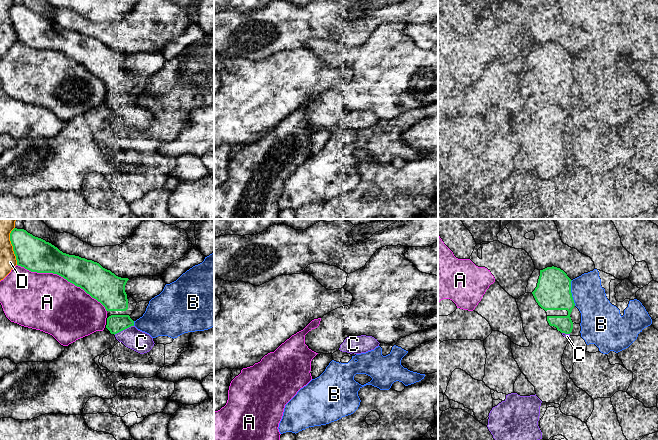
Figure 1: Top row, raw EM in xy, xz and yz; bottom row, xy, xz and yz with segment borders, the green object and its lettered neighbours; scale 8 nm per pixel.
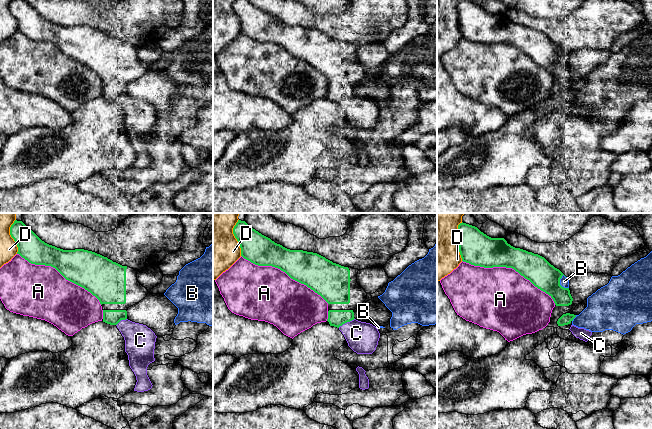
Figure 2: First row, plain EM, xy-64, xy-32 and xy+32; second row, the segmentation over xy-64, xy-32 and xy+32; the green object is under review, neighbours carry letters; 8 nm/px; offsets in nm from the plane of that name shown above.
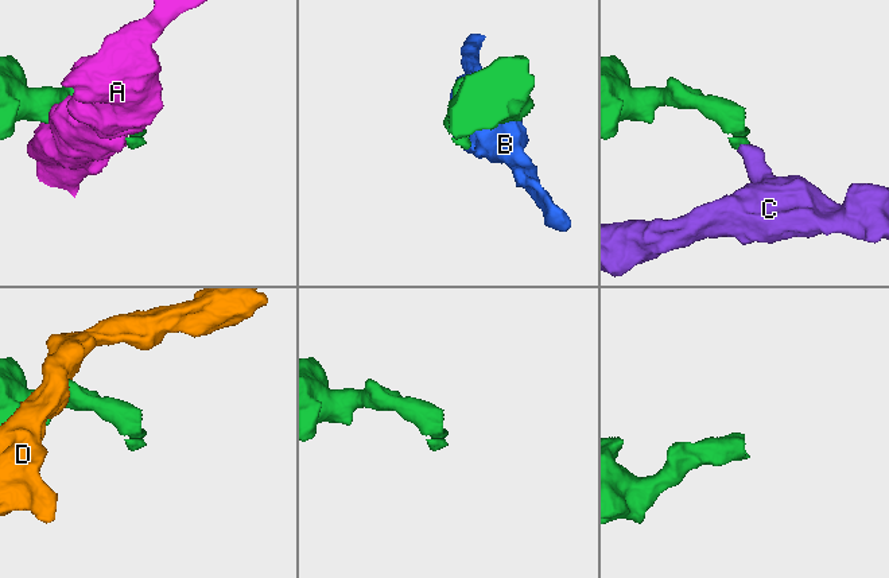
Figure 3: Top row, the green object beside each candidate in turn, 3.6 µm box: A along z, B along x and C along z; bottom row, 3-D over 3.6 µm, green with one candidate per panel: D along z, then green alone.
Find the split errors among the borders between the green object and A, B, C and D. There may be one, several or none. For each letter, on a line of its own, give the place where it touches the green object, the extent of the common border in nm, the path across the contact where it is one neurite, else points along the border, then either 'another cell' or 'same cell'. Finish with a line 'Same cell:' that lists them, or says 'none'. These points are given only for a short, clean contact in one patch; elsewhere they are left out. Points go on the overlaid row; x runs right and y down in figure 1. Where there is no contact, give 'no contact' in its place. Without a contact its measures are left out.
A: contact xy (63, 277); length 800 nm; another cell
B: contact yz (571, 293); length 220 nm; another cell
C: contact xy (123, 329); length 180 nm; same cell
D: contact xy (12, 245); length 300 nm; another cell
Same cell: C

